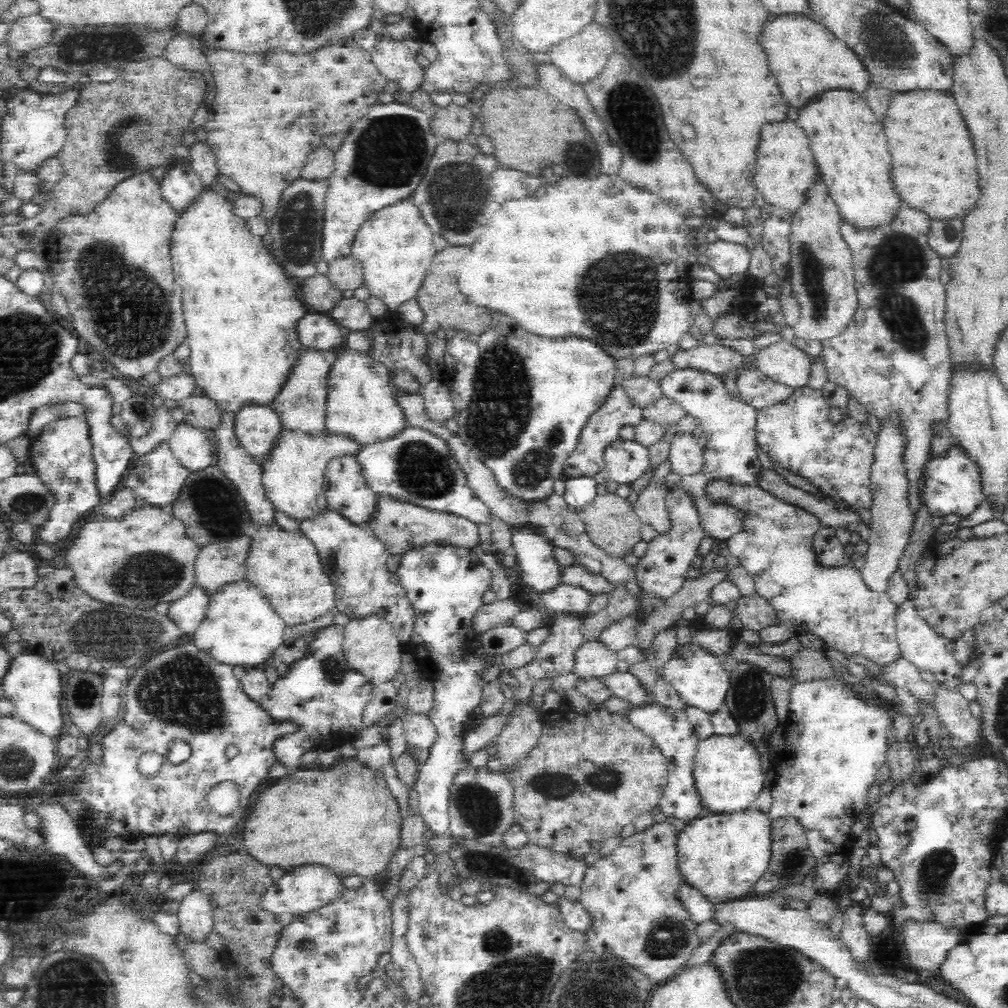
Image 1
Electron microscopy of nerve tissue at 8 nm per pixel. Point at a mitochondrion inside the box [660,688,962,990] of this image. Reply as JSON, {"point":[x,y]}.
{"point":[936,868]}

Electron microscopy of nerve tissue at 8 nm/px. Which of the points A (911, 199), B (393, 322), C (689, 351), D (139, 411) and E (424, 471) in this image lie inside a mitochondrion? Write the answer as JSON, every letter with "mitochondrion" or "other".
{"A":"other","B":"other","C":"other","D":"mitochondrion","E":"mitochondrion"}

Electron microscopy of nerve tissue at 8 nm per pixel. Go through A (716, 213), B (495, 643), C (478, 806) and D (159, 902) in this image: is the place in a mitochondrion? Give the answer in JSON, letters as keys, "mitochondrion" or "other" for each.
{"A":"other","B":"other","C":"mitochondrion","D":"other"}

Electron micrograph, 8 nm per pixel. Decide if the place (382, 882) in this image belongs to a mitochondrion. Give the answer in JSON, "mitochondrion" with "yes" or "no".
{"mitochondrion":"no"}

